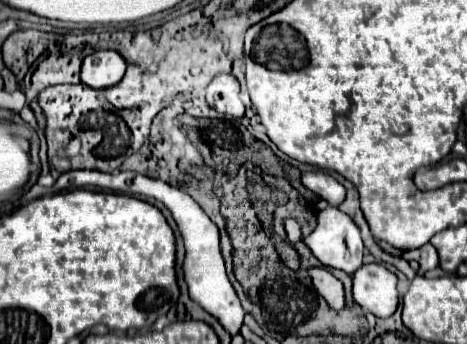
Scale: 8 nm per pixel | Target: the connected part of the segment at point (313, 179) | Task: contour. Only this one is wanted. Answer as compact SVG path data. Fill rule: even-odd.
M303 172L301 182L315 194L319 194L323 200L327 200L327 204L331 206L341 206L343 198L347 194L345 186L341 182L337 182L331 174L327 172Z

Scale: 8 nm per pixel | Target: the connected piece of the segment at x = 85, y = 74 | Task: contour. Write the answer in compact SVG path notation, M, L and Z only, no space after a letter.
M97 50L83 60L81 82L93 88L113 86L125 74L127 62L117 50Z

